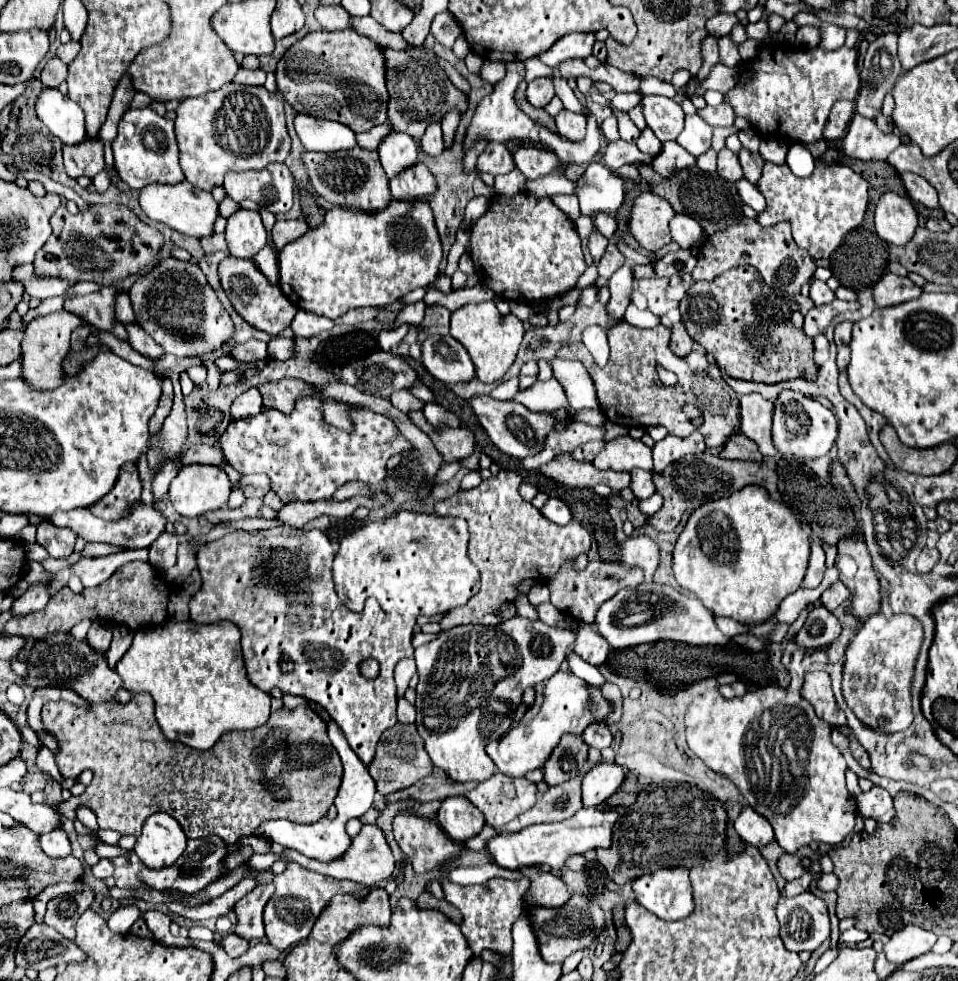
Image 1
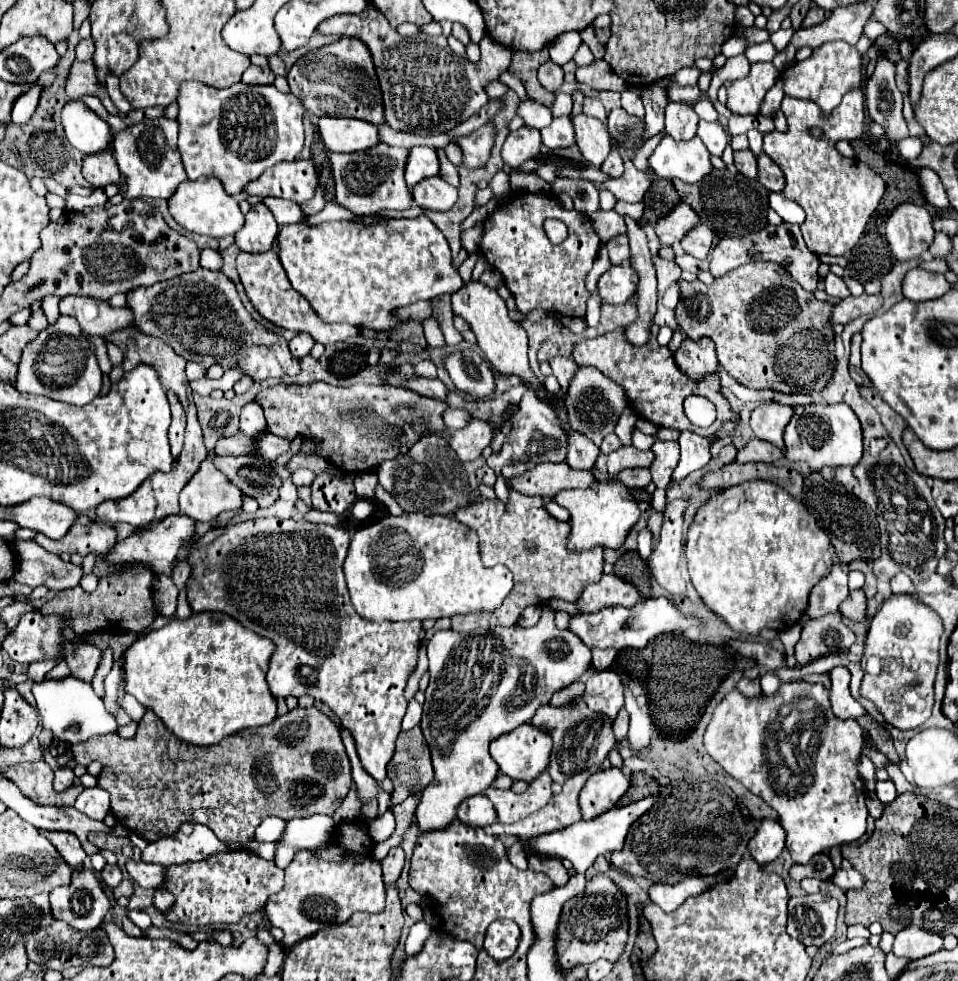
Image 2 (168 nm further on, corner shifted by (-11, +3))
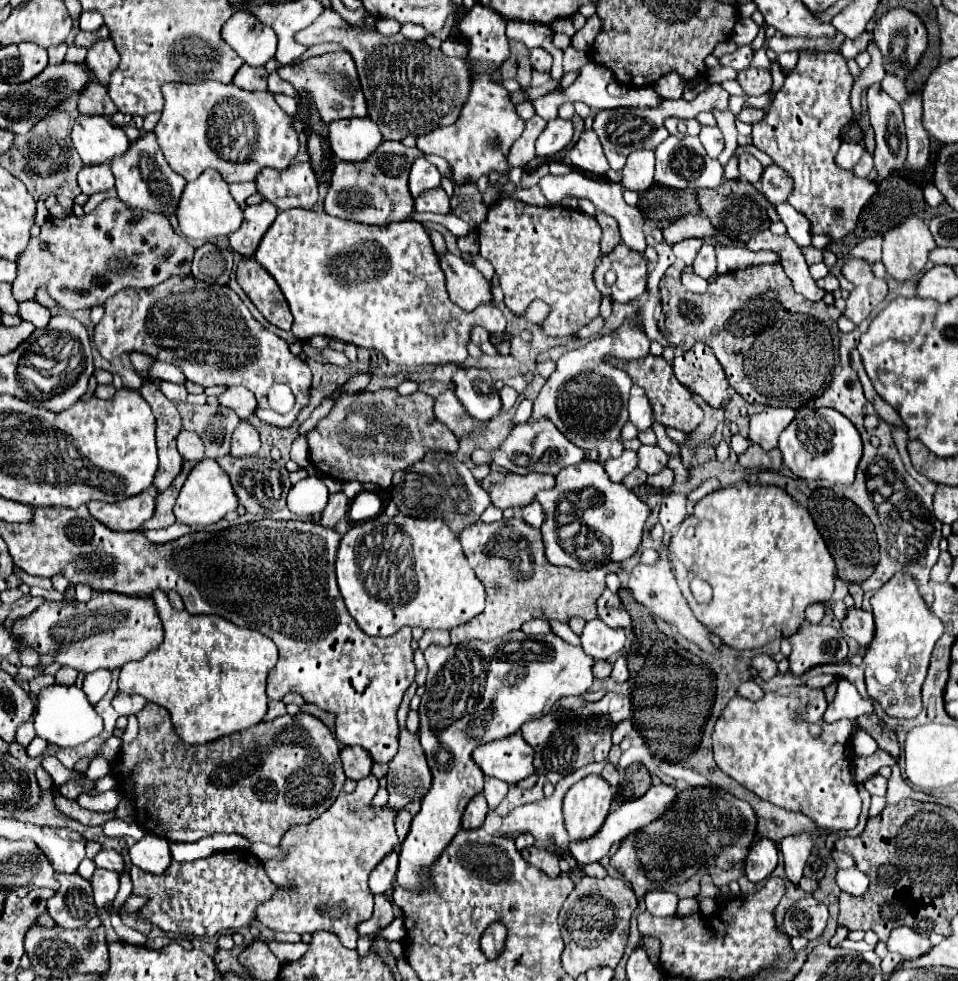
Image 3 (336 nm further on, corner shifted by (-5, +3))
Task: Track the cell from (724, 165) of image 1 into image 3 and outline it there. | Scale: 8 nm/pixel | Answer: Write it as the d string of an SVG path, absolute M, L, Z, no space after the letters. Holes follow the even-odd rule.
M740 154L738 158L740 162L740 174L744 180L748 180L750 184L756 184L760 180L760 174L762 174L762 164L752 156L752 154Z

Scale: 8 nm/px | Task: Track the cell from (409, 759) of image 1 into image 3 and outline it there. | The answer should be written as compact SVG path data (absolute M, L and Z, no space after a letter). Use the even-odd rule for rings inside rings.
M413 682L402 699L402 702L398 708L397 718L398 724L400 726L400 750L398 750L398 754L392 758L392 762L388 764L388 776L386 776L386 780L388 780L388 806L390 808L404 808L408 802L412 802L412 800L418 800L420 802L420 798L430 790L430 784L432 784L432 776L430 776L430 770L428 770L428 764L426 764L426 758L424 758L424 750L422 750L422 746L420 746L420 740L418 740L418 734L412 734L412 732L408 732L406 730L406 719L408 713L410 711L410 702L412 698L416 694L416 690L418 685L416 682Z

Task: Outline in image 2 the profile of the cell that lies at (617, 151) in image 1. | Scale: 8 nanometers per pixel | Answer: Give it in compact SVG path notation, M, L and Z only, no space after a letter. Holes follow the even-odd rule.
M664 136L650 156L650 166L660 178L678 178L690 184L700 182L714 170L710 154L698 136L694 136L690 142L676 142L674 138Z

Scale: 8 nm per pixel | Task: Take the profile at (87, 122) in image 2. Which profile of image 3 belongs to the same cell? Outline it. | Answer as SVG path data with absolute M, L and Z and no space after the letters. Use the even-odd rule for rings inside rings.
M84 114L72 126L72 142L84 164L106 164L110 158L124 154L130 144L122 128L110 124L104 116Z

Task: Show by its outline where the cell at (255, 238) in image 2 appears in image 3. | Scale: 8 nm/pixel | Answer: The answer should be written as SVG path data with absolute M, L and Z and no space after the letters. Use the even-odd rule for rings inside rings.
M262 200L256 206L248 206L244 210L244 222L242 222L242 226L228 236L230 246L238 254L242 254L246 258L254 256L254 252L258 250L264 234L272 226L276 214L278 214L276 206L270 204L268 200Z

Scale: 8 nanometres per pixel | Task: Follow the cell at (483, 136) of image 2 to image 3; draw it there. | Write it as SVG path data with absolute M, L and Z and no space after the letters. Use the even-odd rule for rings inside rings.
M474 6L472 10L464 12L458 22L458 28L468 38L470 46L470 66L474 70L474 82L470 98L460 112L456 124L446 128L436 128L418 138L418 148L426 154L442 156L450 162L456 184L466 184L468 180L478 180L480 176L488 176L490 170L506 172L510 166L506 164L506 154L512 142L522 134L524 122L518 118L514 106L510 104L508 92L502 88L498 78L500 64L508 58L508 38L506 38L506 22L486 6Z

